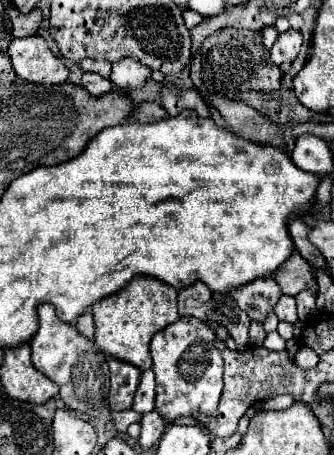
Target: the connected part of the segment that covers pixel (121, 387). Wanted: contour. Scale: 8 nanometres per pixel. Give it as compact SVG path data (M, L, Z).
M108 356L108 364L110 364L110 394L108 394L110 410L112 412L128 410L132 408L132 400L140 384L142 372L132 364L120 362L110 356Z

